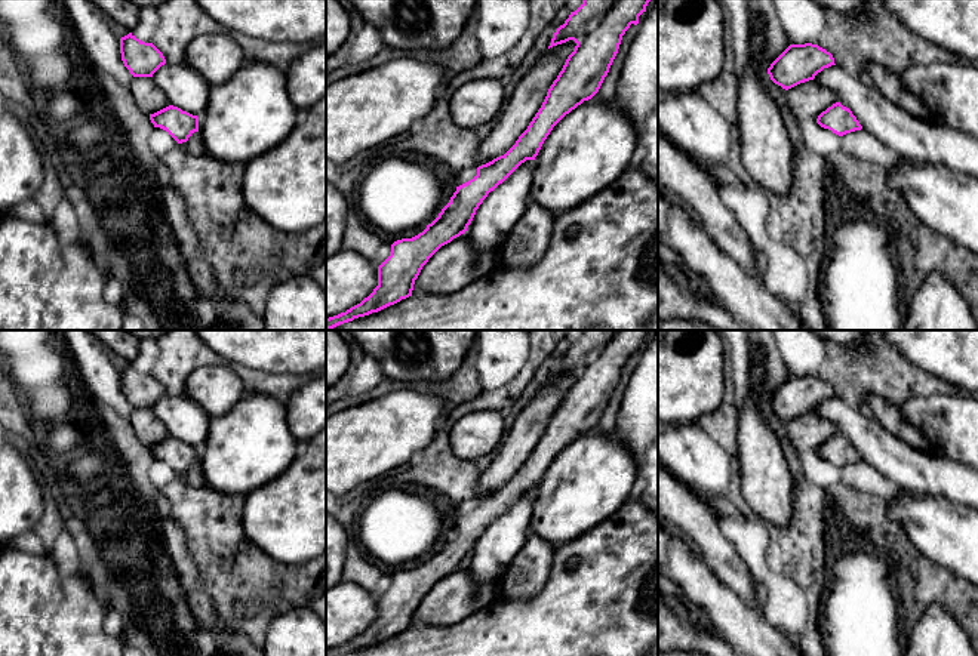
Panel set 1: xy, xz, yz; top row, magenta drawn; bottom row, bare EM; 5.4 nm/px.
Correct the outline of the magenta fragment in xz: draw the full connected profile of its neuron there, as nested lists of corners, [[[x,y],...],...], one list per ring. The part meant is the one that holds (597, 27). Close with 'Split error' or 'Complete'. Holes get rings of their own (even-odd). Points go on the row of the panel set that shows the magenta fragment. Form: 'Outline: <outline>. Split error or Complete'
Outline: [[[582,0],[553,34],[548,49],[541,55],[522,81],[513,87],[489,133],[479,145],[477,175],[456,187],[449,203],[427,228],[412,238],[391,244],[390,256],[378,267],[378,286],[360,304],[345,312],[326,318],[326,330],[354,318],[378,312],[412,296],[415,280],[428,259],[445,244],[464,234],[476,210],[490,191],[502,184],[522,163],[535,160],[553,127],[600,89],[618,53],[622,36],[651,0]]]. Split error

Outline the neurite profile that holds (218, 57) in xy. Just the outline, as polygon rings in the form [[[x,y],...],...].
[[[227,31],[199,36],[187,47],[187,64],[197,71],[210,87],[230,80],[244,64],[242,46]]]

